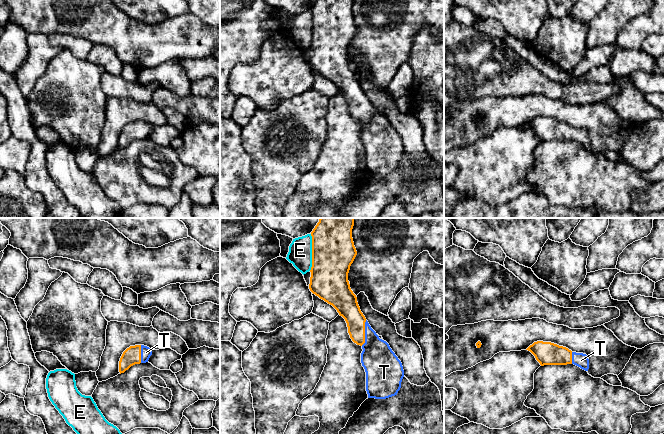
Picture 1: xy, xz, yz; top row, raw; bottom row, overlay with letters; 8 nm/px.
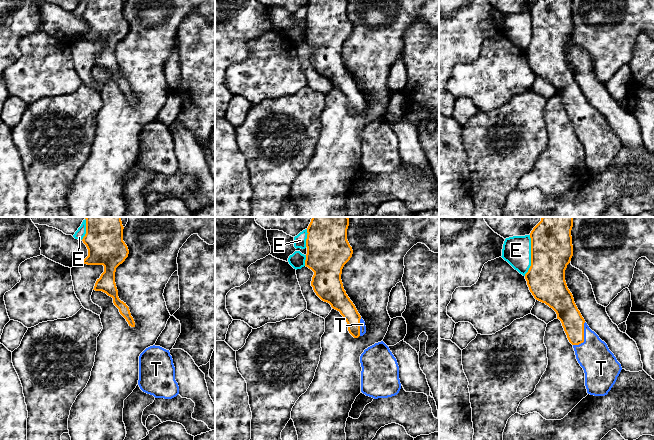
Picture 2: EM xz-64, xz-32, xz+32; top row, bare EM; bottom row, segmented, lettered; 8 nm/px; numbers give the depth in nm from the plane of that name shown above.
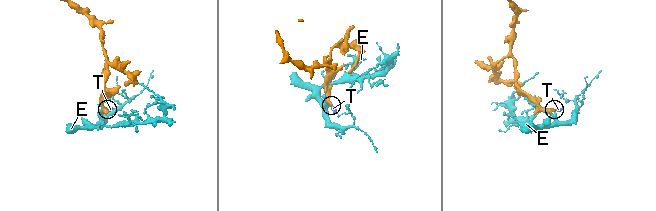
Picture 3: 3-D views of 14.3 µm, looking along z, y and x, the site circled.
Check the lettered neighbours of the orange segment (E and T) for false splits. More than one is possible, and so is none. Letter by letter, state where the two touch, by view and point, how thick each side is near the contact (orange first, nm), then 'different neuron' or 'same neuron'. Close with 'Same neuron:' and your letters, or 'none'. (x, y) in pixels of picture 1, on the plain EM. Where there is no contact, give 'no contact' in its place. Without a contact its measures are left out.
E: xz (312, 28) | 340/190 nm | different neuron
T: xz (364, 109) | 170/260 nm | same neuron
Same neuron: T

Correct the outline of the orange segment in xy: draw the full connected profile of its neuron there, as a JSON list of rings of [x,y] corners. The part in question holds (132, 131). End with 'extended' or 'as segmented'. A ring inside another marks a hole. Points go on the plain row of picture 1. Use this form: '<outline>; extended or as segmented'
[[[135,121],[127,124],[119,137],[119,148],[124,149],[131,142],[140,139],[148,138],[150,132],[152,131],[152,126],[144,121]]]; extended

